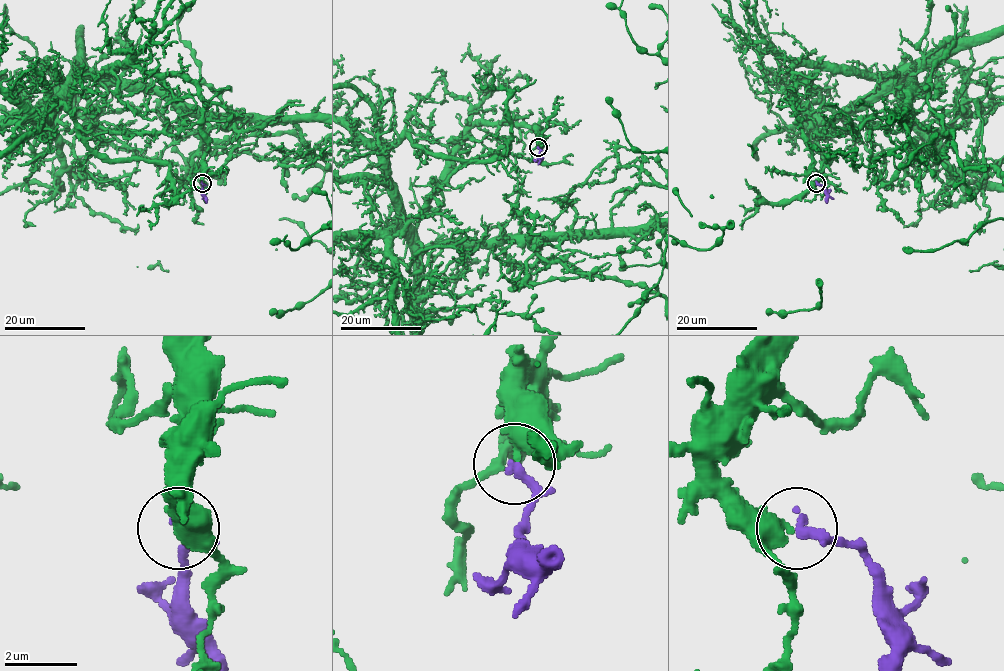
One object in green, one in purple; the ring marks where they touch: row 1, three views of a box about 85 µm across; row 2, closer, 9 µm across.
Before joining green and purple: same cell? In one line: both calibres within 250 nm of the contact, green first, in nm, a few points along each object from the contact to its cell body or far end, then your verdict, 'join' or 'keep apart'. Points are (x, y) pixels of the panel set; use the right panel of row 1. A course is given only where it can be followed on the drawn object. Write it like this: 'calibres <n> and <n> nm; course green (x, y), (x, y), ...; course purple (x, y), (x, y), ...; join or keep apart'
calibres 500 and 200 nm; course green (815, 183), (793, 71), (892, 73), (827, 122), (756, 144), (787, 203); course purple (816, 183), (824, 187), (827, 202); join

